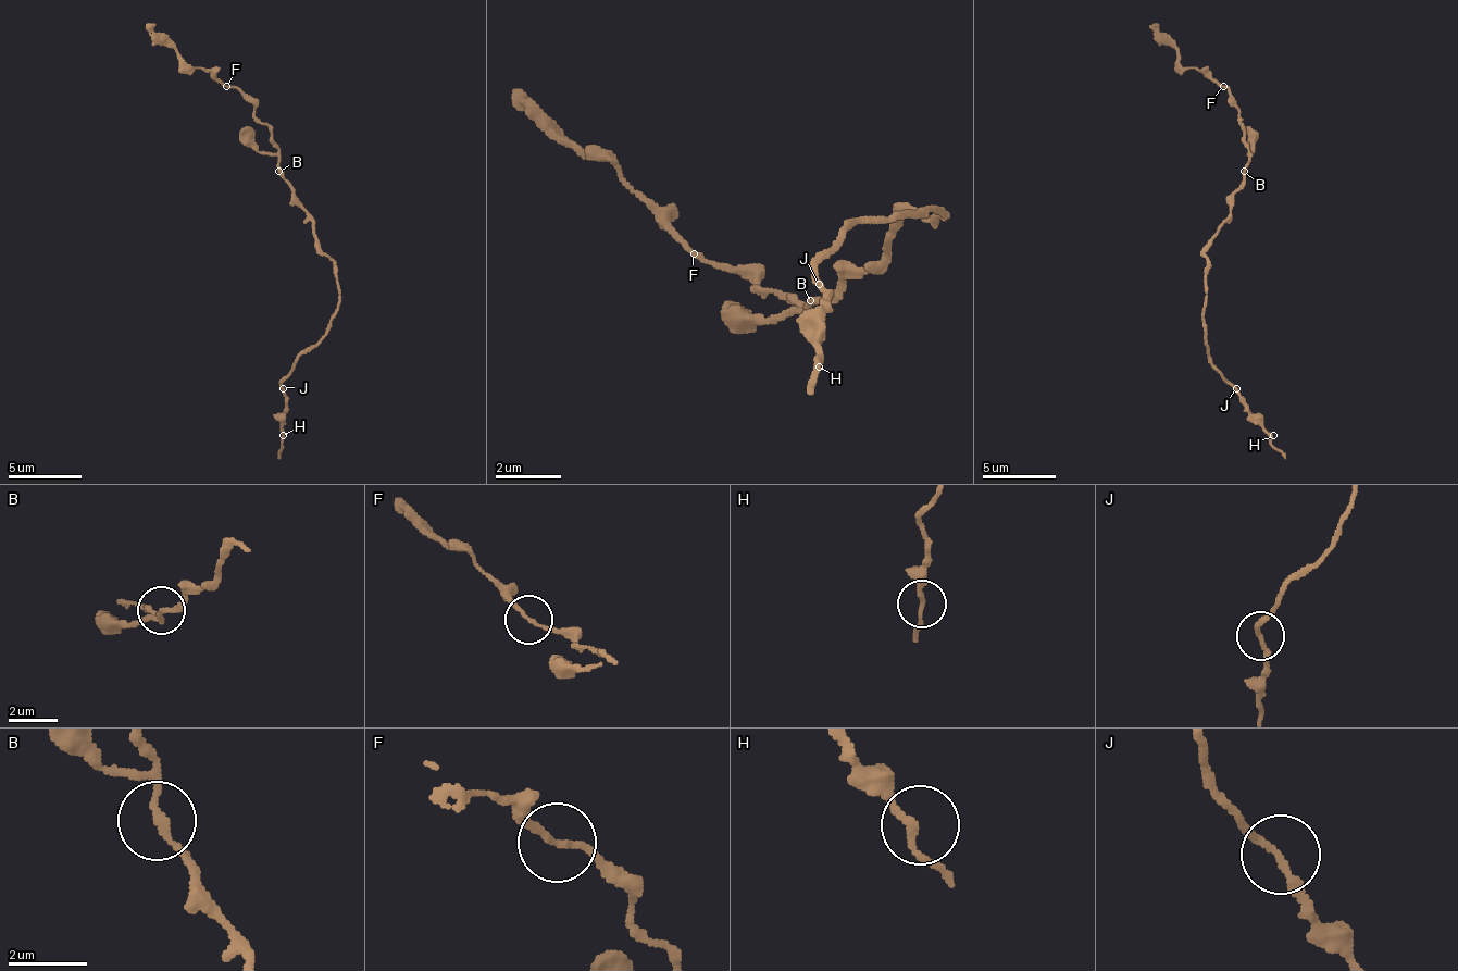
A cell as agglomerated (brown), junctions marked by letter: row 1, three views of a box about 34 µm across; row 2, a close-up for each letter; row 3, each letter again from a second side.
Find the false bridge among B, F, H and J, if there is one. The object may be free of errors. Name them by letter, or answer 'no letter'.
no letter

